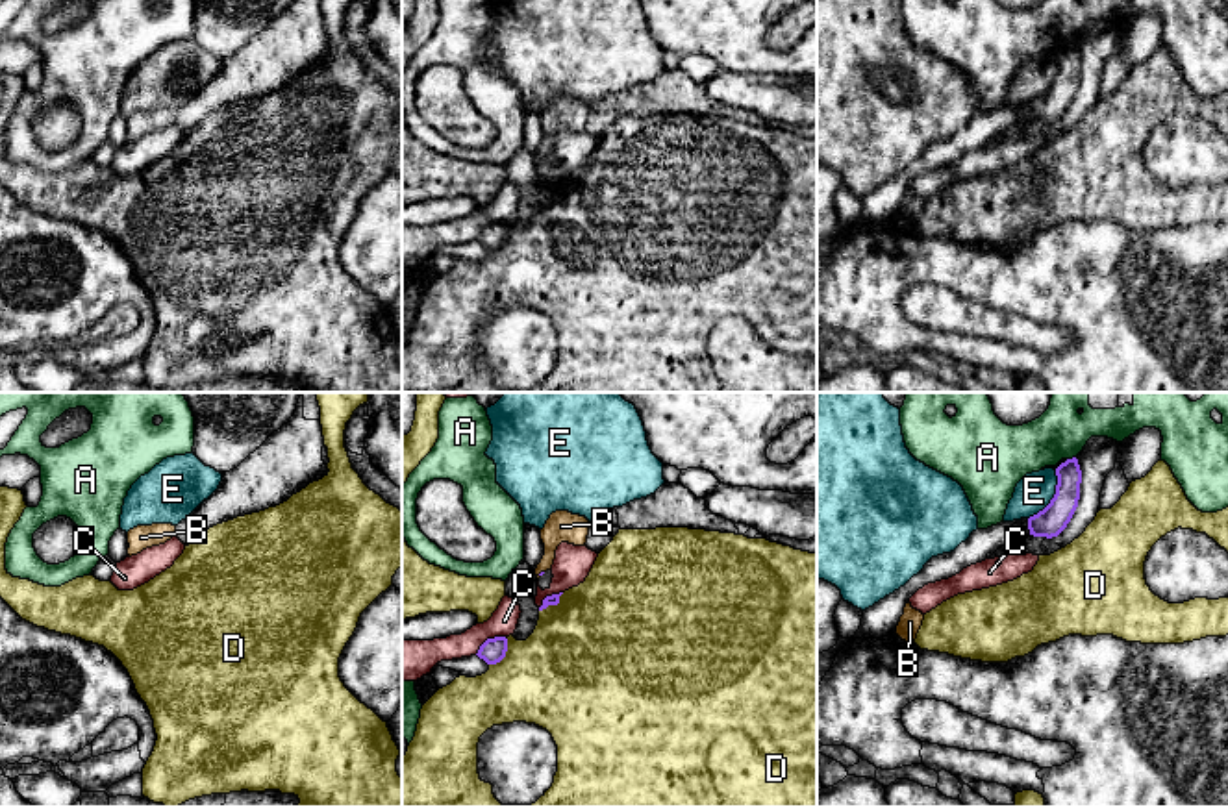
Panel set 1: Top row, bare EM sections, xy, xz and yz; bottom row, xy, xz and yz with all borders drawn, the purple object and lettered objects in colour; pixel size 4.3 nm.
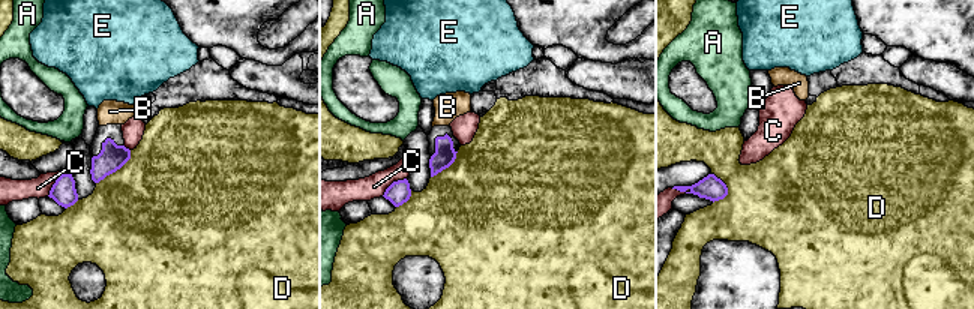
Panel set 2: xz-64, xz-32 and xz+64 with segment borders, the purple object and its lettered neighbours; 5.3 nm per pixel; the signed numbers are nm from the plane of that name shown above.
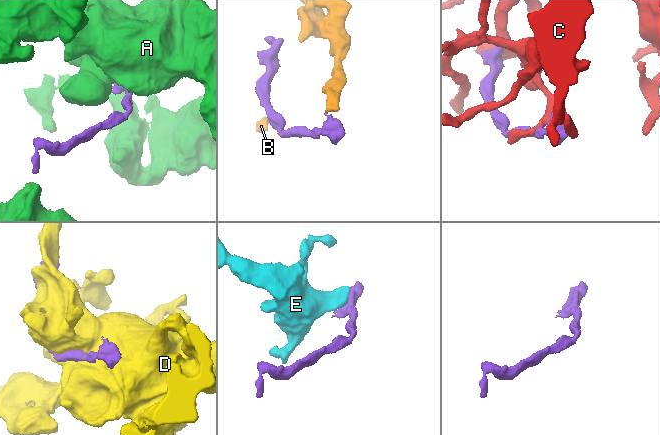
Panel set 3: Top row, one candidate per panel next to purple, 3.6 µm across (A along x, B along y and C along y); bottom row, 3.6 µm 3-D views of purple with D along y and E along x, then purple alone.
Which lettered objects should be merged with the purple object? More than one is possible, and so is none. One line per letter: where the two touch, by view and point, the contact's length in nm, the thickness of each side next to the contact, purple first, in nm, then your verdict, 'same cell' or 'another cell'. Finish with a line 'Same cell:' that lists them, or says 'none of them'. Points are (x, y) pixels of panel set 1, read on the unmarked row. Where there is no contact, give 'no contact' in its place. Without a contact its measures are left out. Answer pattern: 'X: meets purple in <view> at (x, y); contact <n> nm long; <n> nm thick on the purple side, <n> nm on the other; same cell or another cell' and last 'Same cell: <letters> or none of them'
A: meets purple in yz at (1073, 43); contact 40 nm long; 120 nm thick on the purple side, 220 nm on the other; another cell
B: meets purple in xz at (541, 158); contact 40 nm long; 20 nm thick on the purple side, 140 nm on the other; same cell
C: meets purple in xz at (488, 224); contact 160 nm long; 110 nm thick on the purple side, 120 nm on the other; another cell
D: meets purple in xz at (504, 239); contact 150 nm long; 110 nm thick on the purple side, 440 nm on the other; another cell
E: meets purple in yz at (1054, 82); contact 240 nm long; 130 nm thick on the purple side, 160 nm on the other; another cell
Same cell: B

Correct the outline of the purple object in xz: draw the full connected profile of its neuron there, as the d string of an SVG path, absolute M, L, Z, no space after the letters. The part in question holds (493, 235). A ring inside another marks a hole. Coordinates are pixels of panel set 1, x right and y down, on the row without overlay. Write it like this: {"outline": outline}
{"outline": "M495 222L487 224L480 235L478 242L483 244L487 250L496 250L506 242L507 237L507 224L506 222Z"}

